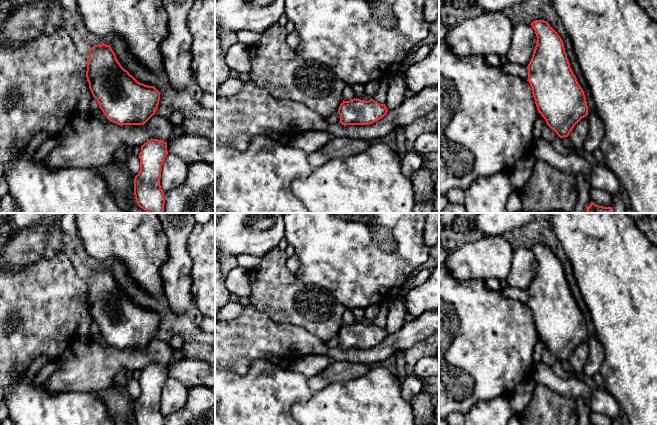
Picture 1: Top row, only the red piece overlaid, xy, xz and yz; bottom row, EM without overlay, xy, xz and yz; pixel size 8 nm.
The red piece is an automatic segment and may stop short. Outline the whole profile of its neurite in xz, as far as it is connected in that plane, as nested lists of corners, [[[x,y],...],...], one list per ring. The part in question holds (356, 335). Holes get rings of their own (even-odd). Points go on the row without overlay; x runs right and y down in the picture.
[[[354,322],[340,328],[338,338],[342,349],[370,349],[388,336],[385,328],[380,328],[372,322],[368,325]]]

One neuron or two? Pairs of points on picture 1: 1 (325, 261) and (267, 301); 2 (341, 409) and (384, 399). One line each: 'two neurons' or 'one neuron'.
1: two neurons
2: one neuron

